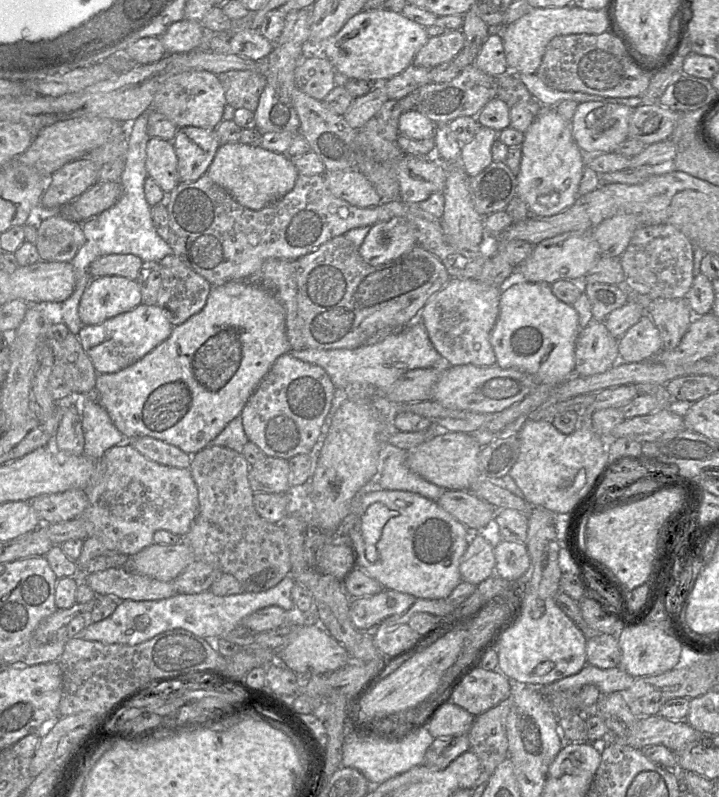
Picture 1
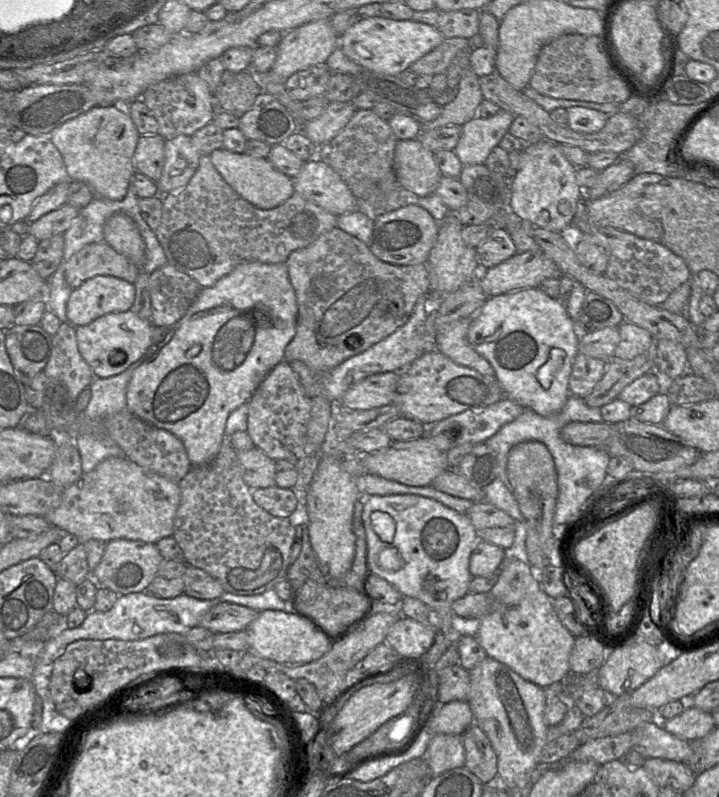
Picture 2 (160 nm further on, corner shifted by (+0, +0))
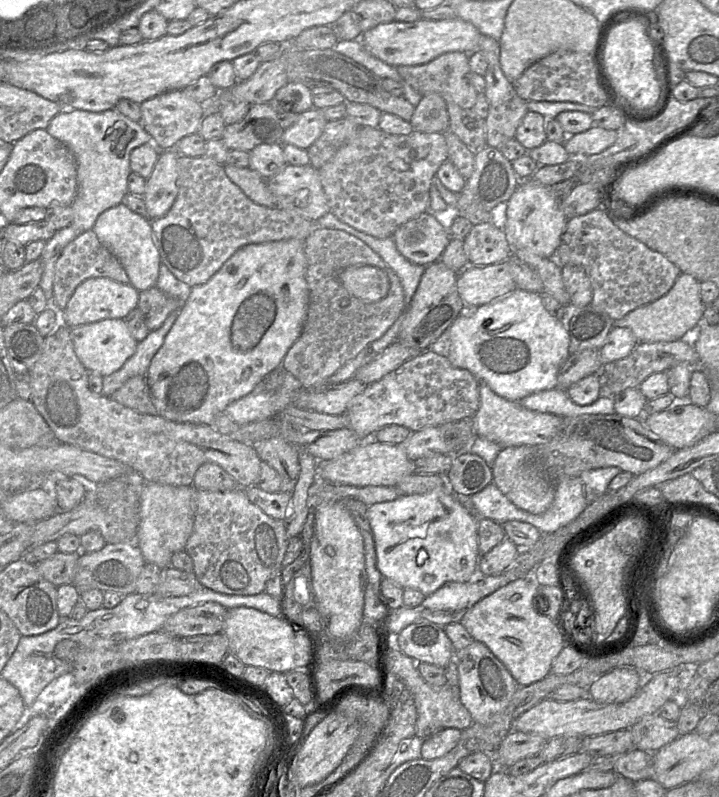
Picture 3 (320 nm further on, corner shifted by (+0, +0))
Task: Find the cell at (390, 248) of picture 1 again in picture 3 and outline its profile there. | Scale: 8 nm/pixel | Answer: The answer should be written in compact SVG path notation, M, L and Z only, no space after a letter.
M426 211L400 225L392 238L406 259L427 266L440 259L451 236L433 213Z

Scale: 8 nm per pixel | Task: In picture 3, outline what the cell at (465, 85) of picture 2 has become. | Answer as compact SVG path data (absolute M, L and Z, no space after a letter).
M447 52L432 61L413 66L397 66L396 70L403 83L409 84L422 96L437 93L446 102L453 101L463 109L472 109L475 105L478 92L469 80L471 72L469 65L469 54L465 52Z

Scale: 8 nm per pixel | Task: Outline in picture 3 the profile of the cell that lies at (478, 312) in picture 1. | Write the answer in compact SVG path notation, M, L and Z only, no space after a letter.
M480 382L480 405L472 417L475 433L501 448L550 442L560 430L563 418L554 414L526 409L516 401L507 400L496 394L487 384Z

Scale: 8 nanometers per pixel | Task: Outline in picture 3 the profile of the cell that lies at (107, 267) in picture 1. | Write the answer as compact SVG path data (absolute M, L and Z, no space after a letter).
M90 229L81 232L68 243L57 259L53 279L53 297L49 306L63 311L76 287L86 279L95 277L108 277L123 284L130 284L130 279L119 260L99 241L93 229Z

